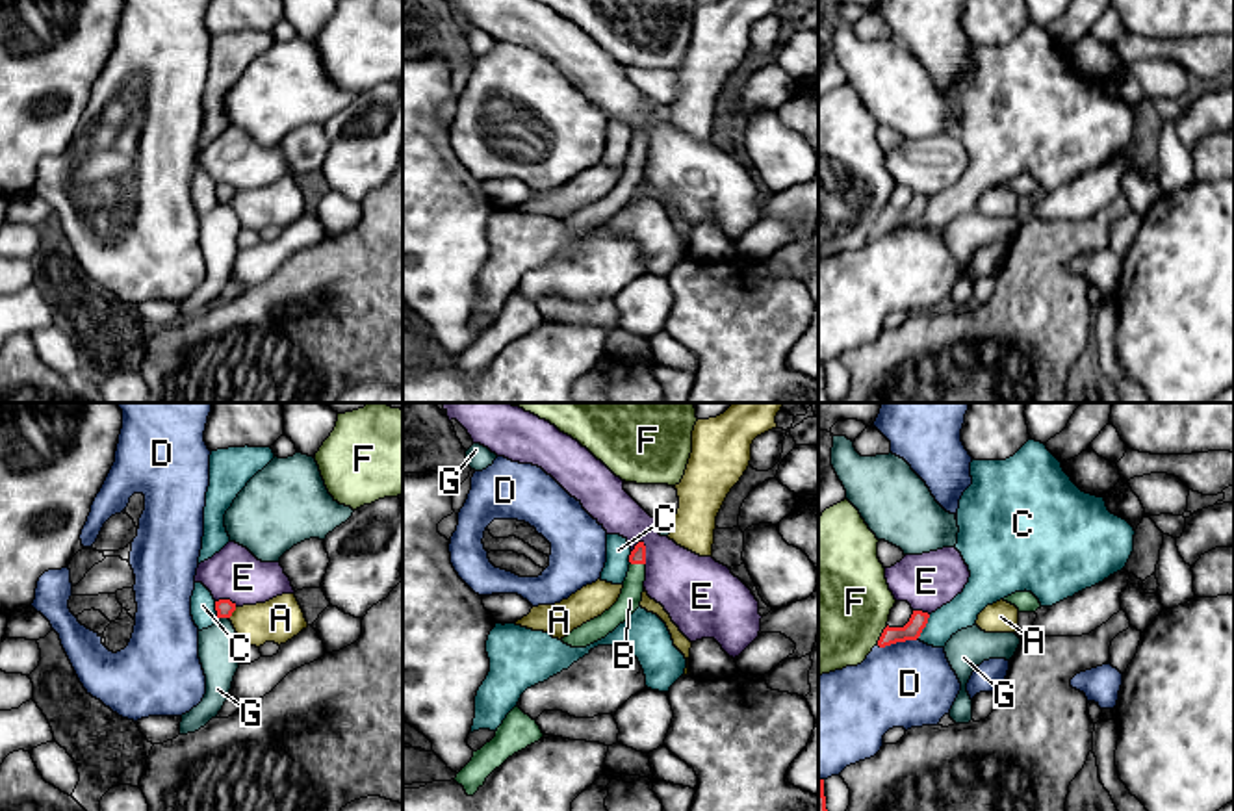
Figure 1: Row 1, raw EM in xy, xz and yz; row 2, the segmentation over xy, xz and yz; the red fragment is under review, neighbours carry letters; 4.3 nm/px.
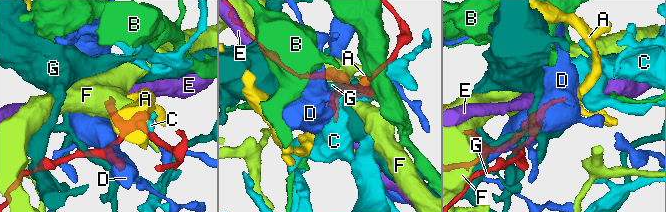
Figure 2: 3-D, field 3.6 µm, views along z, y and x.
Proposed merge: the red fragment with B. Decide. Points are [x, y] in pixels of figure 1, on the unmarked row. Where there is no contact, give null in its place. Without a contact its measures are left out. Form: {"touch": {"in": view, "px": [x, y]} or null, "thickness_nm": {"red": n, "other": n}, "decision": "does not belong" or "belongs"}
{"touch": {"in": "xz", "px": [639, 147]}, "thickness_nm": {"red": 70, "other": 100}, "decision": "belongs"}

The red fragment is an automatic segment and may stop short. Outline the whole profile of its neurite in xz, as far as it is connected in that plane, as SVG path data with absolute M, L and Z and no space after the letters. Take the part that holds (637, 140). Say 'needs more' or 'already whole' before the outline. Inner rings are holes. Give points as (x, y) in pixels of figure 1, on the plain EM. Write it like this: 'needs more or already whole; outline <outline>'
needs more; outline M638 126L635 130L635 134L629 139L629 147L629 156L623 165L623 173L618 186L601 200L583 208L581 212L573 213L568 221L560 223L564 228L572 232L586 232L612 217L640 191L646 165L644 126Z

